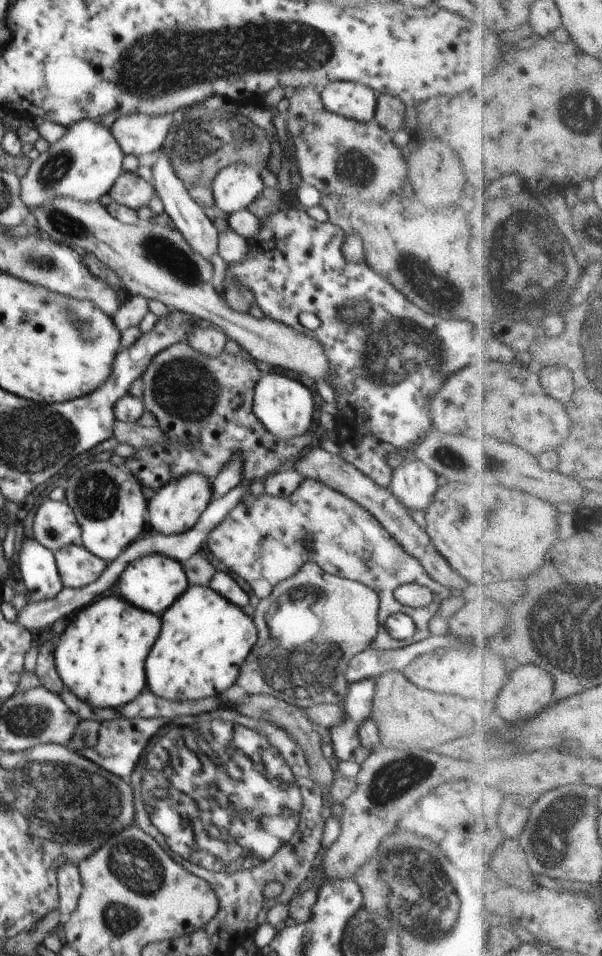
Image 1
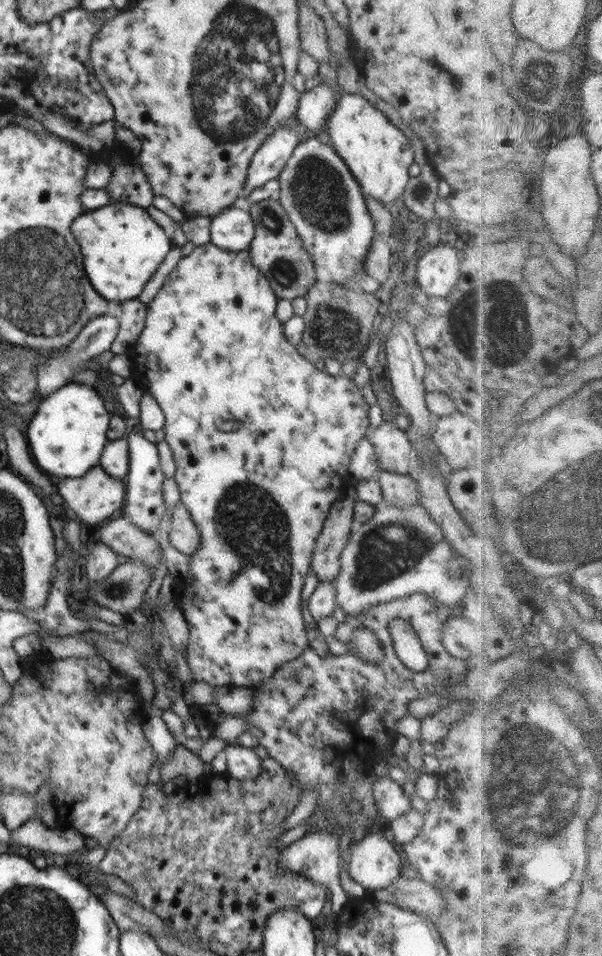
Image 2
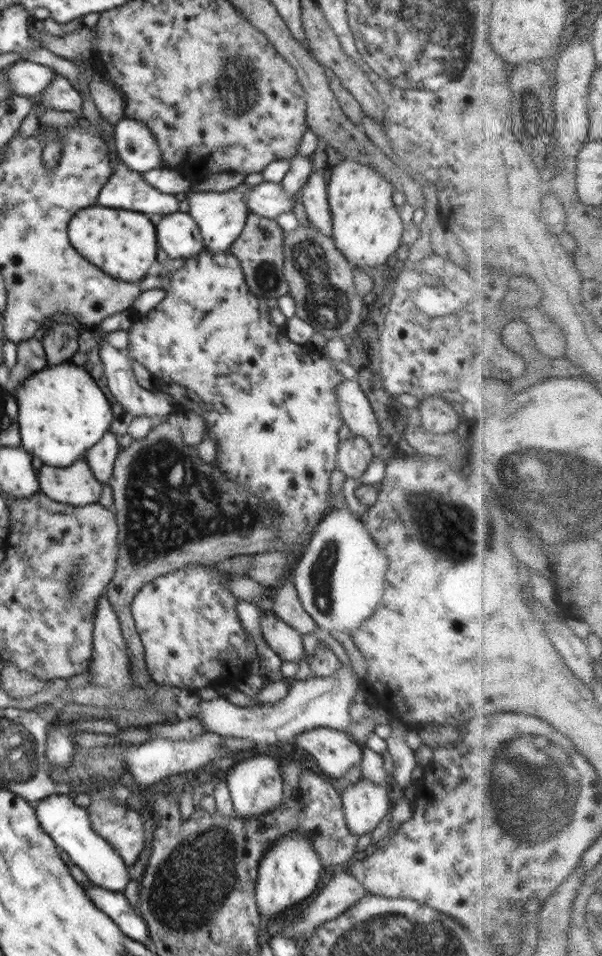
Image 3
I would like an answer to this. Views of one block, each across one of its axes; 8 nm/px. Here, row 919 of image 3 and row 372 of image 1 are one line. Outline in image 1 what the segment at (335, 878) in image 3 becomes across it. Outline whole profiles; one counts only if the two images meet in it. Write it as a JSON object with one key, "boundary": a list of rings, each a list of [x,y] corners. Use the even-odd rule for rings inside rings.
{"boundary":[[[54,198],[31,213],[45,236],[82,253],[92,253],[117,272],[129,296],[142,295],[147,299],[160,300],[170,310],[180,310],[199,322],[222,329],[227,338],[237,342],[243,353],[253,360],[292,370],[314,380],[326,380],[328,383],[332,380],[332,368],[318,340],[271,318],[257,319],[232,310],[212,284],[212,263],[194,252],[180,230],[158,224],[155,220],[145,224],[125,224],[112,217],[98,201],[80,202],[73,198]]]}

